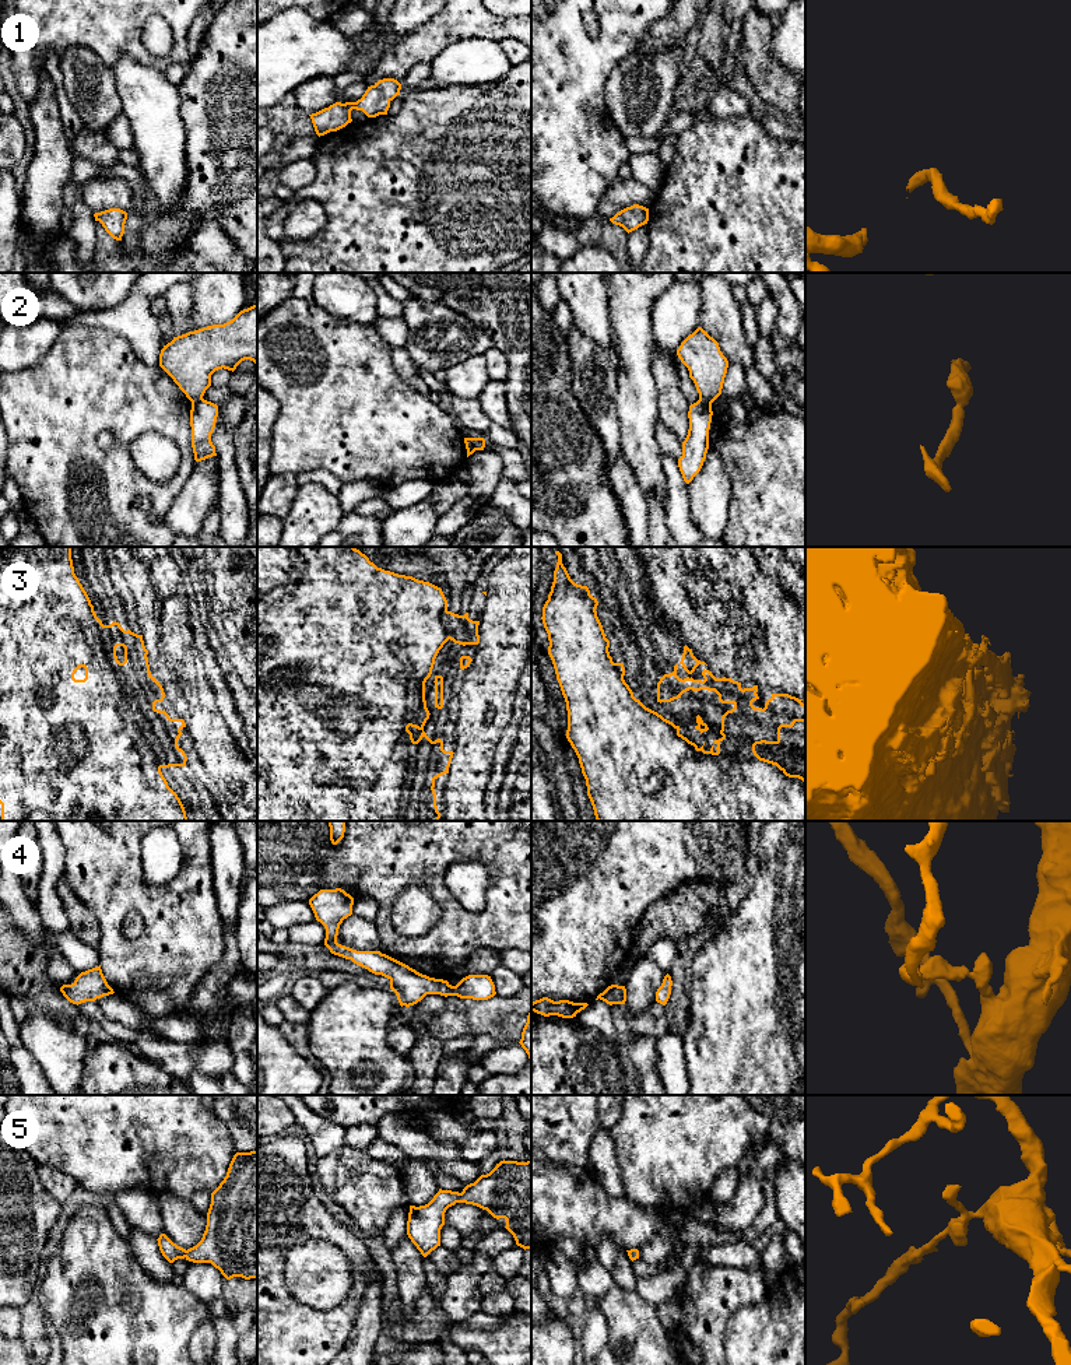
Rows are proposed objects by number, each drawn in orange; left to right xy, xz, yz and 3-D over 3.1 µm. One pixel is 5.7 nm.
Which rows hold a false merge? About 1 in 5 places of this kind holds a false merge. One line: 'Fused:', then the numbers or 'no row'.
Fused: 2

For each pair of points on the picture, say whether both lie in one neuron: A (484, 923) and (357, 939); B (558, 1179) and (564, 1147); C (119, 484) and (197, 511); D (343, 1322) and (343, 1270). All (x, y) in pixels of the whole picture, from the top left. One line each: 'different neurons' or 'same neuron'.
A: different neurons
B: different neurons
C: different neurons
D: different neurons

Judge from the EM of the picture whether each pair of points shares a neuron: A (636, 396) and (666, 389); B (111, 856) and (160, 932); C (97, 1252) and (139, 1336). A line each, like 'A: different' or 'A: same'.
A: different
B: same
C: same

